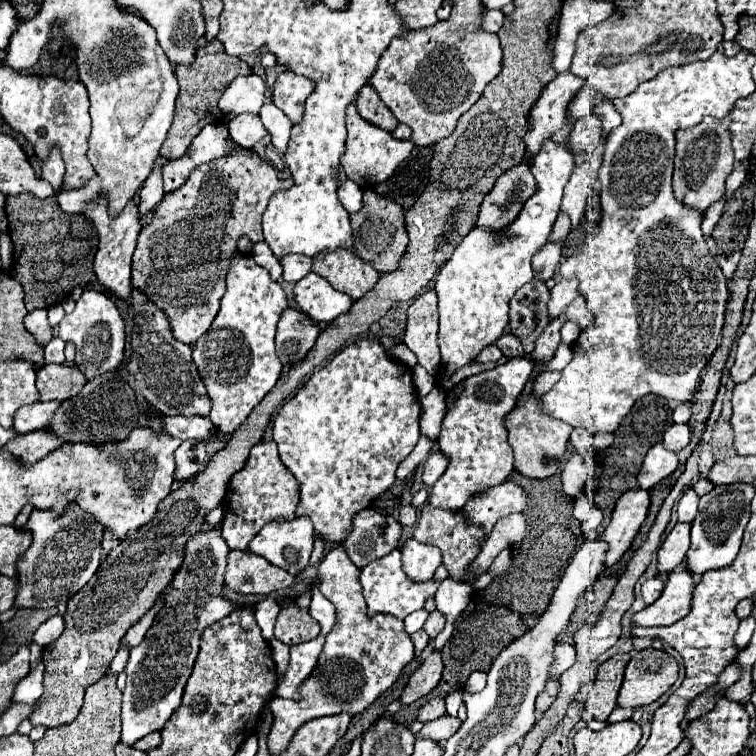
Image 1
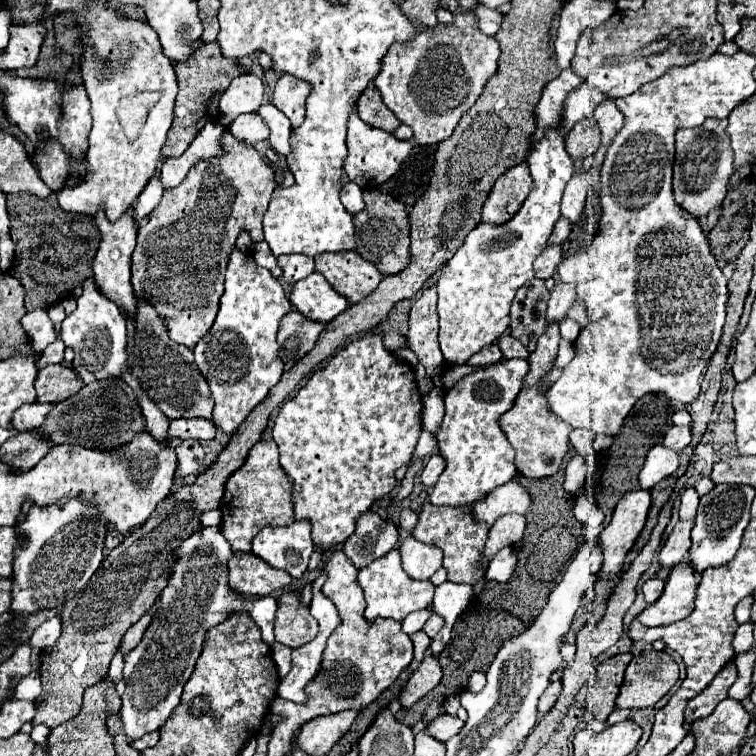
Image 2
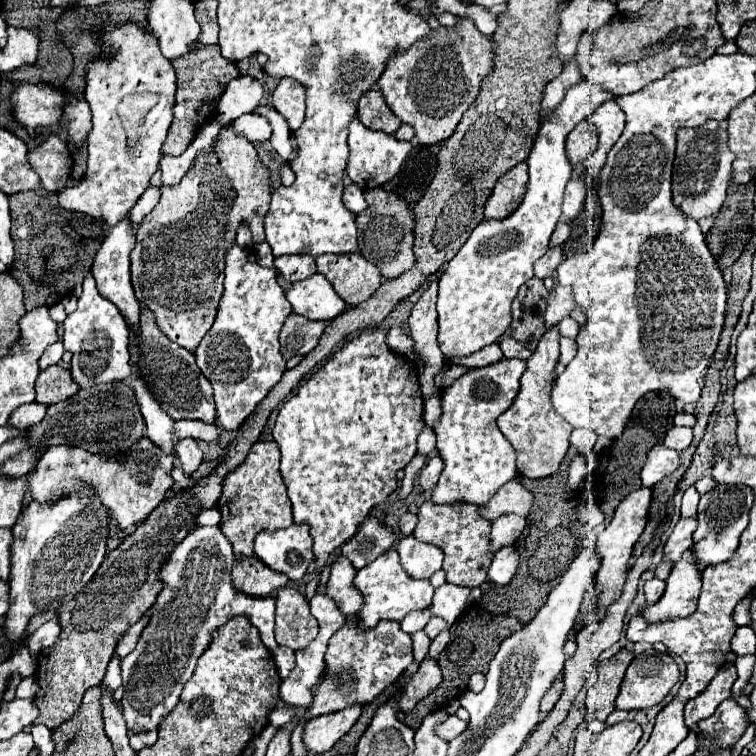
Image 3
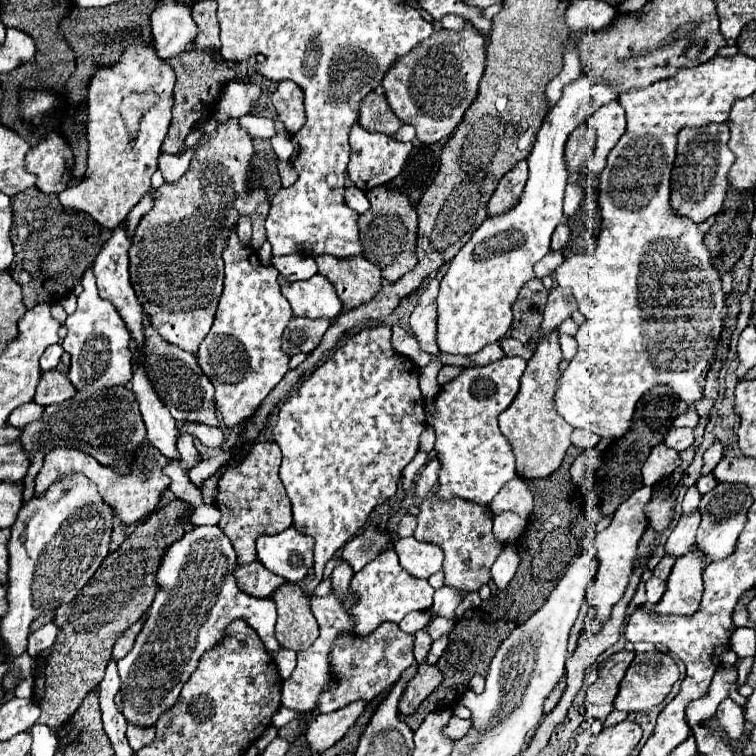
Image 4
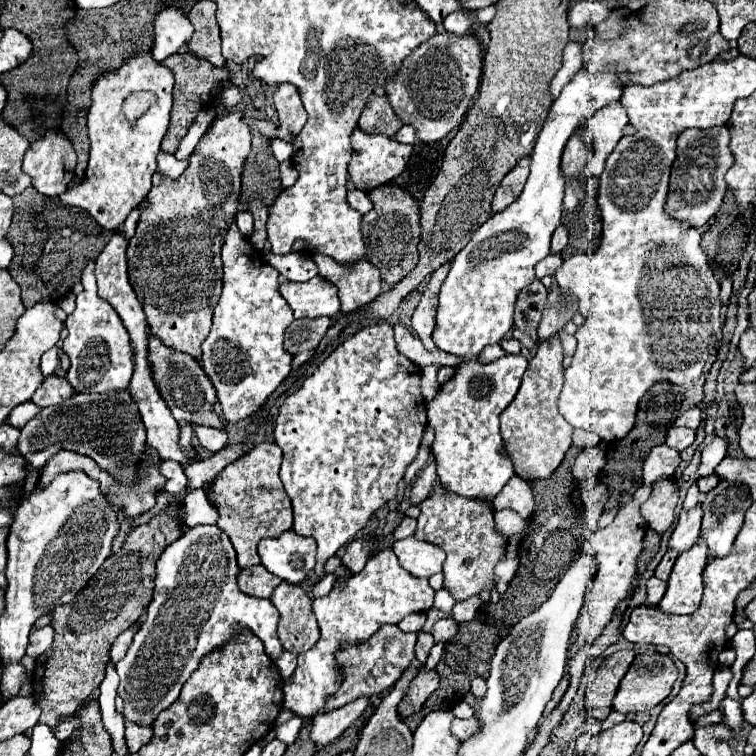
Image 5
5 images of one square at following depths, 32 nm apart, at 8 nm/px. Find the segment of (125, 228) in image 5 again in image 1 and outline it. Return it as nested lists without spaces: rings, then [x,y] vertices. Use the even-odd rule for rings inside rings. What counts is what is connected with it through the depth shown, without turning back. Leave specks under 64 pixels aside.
[[[158,164],[152,170],[150,178],[144,182],[144,186],[142,186],[140,194],[138,194],[138,214],[140,214],[140,218],[146,216],[148,212],[152,212],[158,206],[158,202],[162,200],[162,196],[164,196],[164,190],[162,190],[162,166]]]

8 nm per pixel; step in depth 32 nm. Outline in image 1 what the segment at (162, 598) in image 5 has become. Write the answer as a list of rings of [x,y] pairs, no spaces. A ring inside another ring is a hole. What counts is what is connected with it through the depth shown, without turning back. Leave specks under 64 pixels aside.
[[[200,530],[184,544],[184,562],[170,588],[164,590],[162,610],[156,614],[142,644],[130,650],[126,662],[126,690],[121,706],[121,741],[133,746],[142,736],[162,730],[182,702],[186,680],[200,650],[202,630],[240,606],[224,596],[224,573],[230,548],[216,530]],[[268,596],[268,598],[262,598],[258,604],[250,604],[250,606],[254,610],[255,620],[261,628],[263,638],[270,642],[274,638],[276,616],[280,612],[278,602],[272,596]]]

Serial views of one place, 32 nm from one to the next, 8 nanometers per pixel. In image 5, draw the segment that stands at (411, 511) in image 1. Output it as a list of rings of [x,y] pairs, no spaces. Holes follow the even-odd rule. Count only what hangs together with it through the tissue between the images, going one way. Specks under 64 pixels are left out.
[[[404,518],[404,520],[396,526],[396,530],[392,532],[392,536],[394,536],[394,540],[402,540],[402,538],[412,536],[414,530],[416,530],[416,520],[414,520],[414,518]]]

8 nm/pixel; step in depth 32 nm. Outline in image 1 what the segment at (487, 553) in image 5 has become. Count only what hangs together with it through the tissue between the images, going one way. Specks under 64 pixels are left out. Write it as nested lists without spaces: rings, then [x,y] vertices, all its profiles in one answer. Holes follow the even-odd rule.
[[[426,504],[418,516],[416,528],[414,528],[414,538],[422,544],[434,544],[436,548],[442,550],[444,556],[444,566],[450,572],[450,578],[454,580],[466,580],[466,582],[474,582],[476,576],[470,576],[470,564],[474,562],[474,558],[480,552],[480,544],[482,538],[486,536],[484,526],[474,526],[470,522],[466,522],[468,518],[464,516],[462,510],[444,510],[444,508],[434,508],[430,504]]]

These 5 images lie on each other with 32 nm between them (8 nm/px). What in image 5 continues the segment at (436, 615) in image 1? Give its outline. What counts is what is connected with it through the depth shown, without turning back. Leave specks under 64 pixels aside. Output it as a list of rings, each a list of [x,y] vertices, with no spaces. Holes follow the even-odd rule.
[[[452,618],[438,620],[432,630],[432,636],[436,638],[436,642],[450,642],[456,634],[458,634],[458,622]]]

